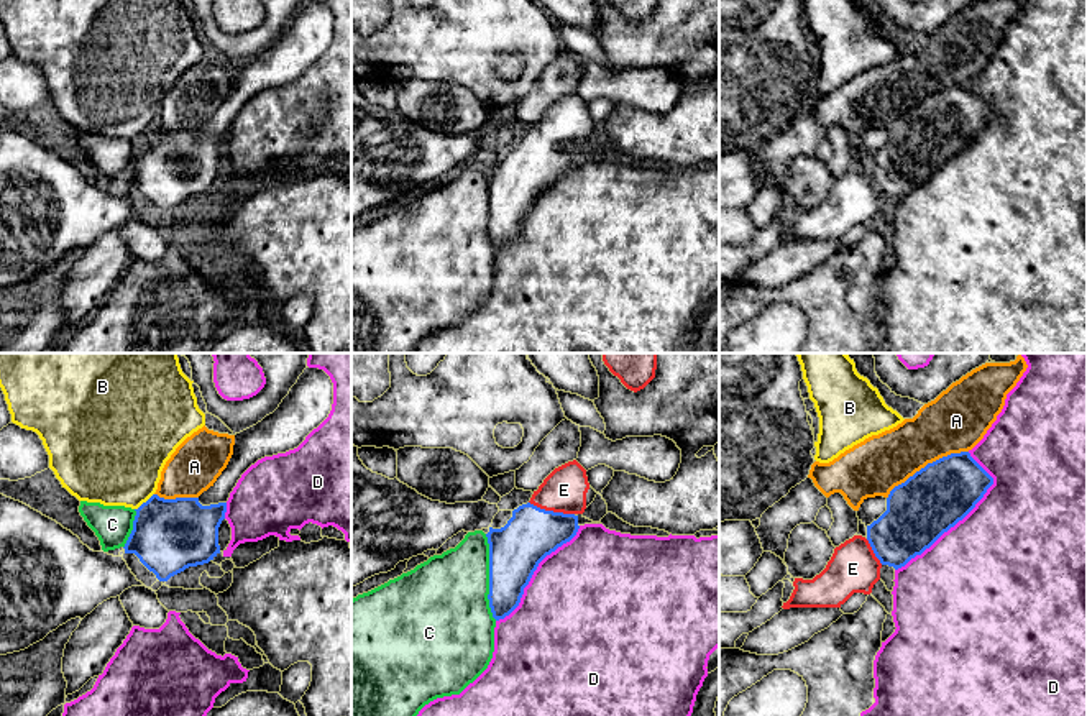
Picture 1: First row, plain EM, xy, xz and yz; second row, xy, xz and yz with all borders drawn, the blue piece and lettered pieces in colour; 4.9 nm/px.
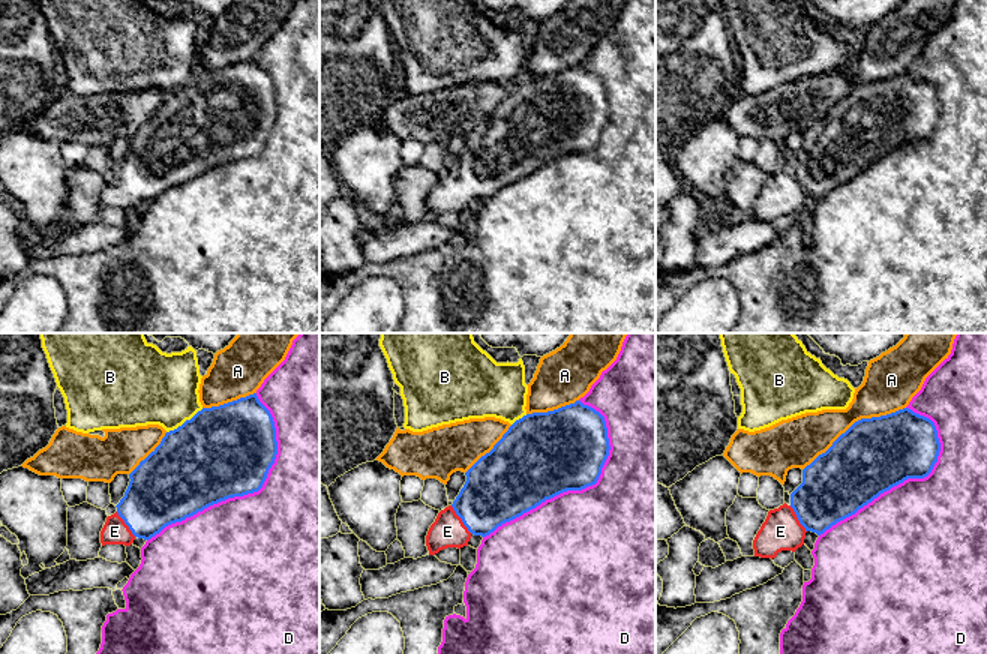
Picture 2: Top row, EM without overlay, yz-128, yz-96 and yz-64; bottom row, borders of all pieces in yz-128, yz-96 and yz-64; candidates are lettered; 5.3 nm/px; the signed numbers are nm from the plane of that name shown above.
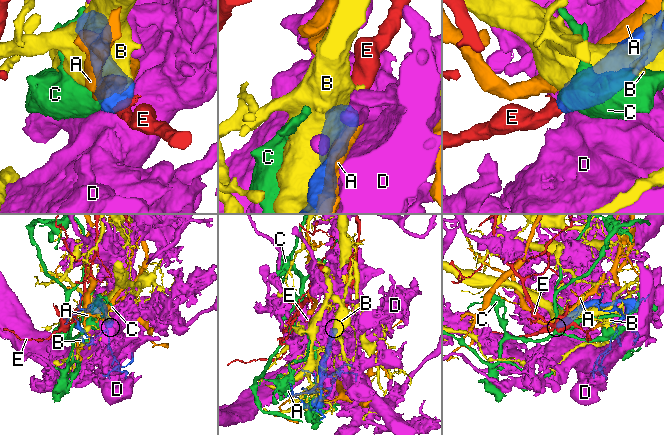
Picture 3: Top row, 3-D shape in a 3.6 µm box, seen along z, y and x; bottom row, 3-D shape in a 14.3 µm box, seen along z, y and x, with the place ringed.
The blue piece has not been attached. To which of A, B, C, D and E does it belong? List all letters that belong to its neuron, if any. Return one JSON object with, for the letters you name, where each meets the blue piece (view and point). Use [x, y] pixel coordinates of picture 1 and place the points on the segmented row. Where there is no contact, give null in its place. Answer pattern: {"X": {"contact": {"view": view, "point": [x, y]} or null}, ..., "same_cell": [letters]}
{"E": {"contact": {"view": "xz", "point": [552, 511]}}, "same_cell": ["E"]}

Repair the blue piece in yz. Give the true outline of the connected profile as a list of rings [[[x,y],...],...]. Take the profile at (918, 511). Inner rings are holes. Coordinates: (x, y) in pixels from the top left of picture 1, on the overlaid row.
[[[969,452],[951,453],[895,486],[887,498],[887,511],[867,526],[867,535],[854,535],[834,548],[826,568],[813,580],[795,578],[793,593],[783,609],[841,608],[854,593],[870,594],[883,565],[895,570],[929,548],[944,532],[962,521],[993,484],[993,478]]]

